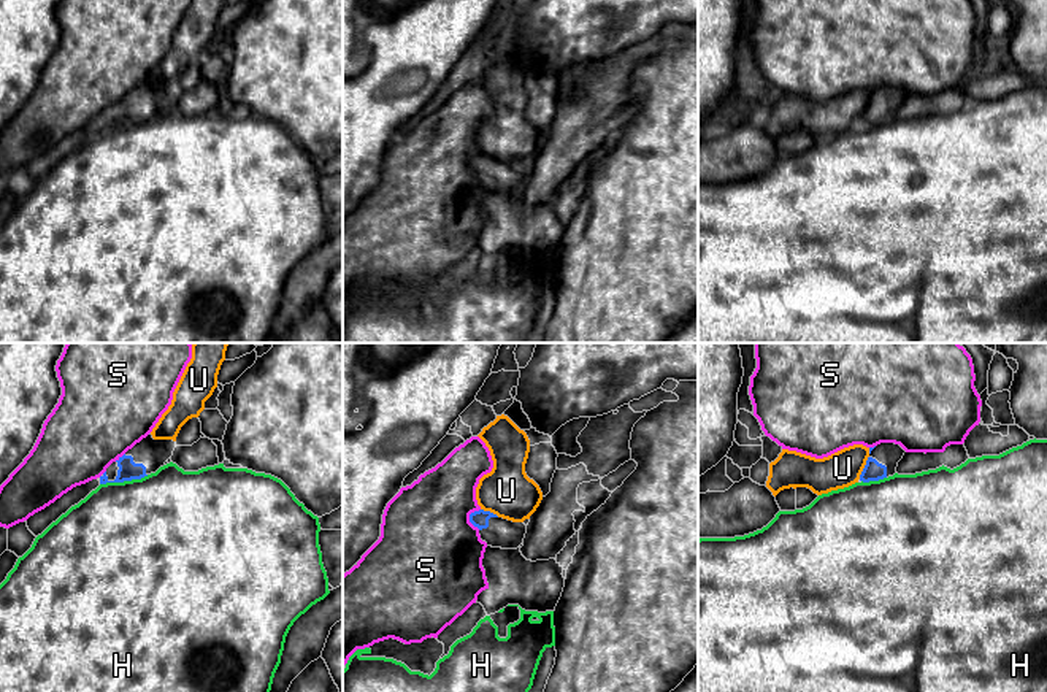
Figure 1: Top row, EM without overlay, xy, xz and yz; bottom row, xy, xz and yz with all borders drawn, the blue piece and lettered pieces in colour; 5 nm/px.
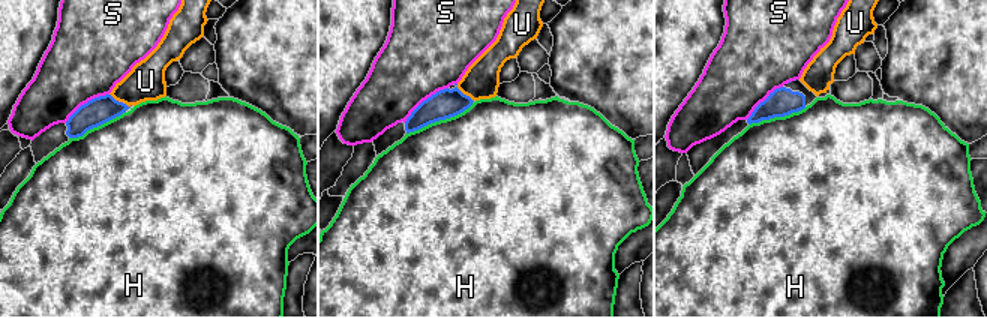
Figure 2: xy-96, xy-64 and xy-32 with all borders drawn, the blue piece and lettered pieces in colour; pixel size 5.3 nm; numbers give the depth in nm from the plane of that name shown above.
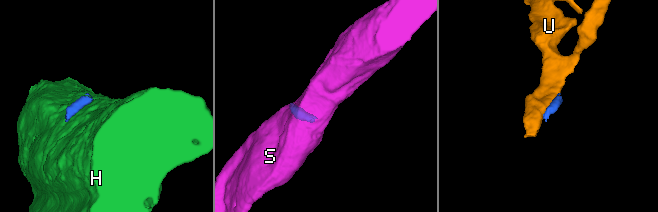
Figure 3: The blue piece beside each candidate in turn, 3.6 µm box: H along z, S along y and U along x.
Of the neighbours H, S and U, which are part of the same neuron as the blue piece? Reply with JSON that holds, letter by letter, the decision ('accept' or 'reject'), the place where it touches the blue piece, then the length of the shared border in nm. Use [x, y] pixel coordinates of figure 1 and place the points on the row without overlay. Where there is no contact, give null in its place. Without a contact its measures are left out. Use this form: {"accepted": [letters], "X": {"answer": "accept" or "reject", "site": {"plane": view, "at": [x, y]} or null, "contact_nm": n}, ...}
{"accepted": [], "H": {"answer": "reject", "site": {"plane": "xy", "at": [124, 124]}, "contact_nm": 260}, "S": {"answer": "reject", "site": {"plane": "xz", "at": [470, 162]}, "contact_nm": 110}, "U": {"answer": "reject", "site": {"plane": "yz", "at": [865, 111]}, "contact_nm": 130}}

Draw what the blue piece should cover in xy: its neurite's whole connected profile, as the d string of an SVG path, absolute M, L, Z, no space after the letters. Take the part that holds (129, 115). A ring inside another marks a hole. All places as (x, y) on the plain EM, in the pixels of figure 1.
M149 78L106 113L100 129L141 124L155 117L171 103L174 92L176 86L154 84Z

